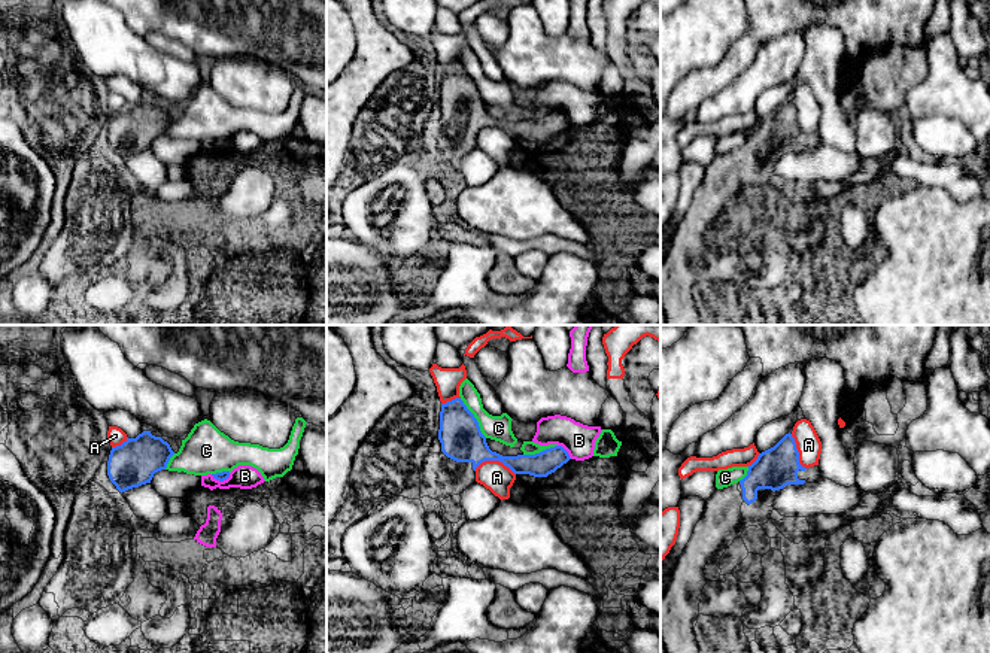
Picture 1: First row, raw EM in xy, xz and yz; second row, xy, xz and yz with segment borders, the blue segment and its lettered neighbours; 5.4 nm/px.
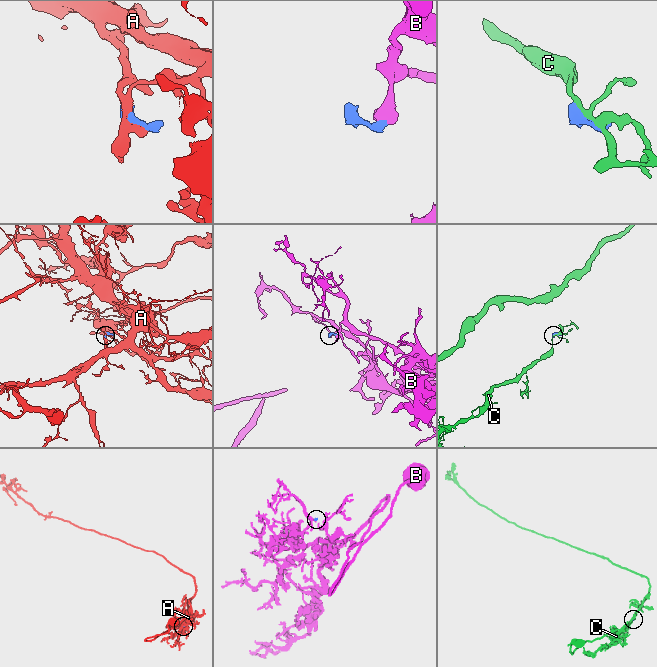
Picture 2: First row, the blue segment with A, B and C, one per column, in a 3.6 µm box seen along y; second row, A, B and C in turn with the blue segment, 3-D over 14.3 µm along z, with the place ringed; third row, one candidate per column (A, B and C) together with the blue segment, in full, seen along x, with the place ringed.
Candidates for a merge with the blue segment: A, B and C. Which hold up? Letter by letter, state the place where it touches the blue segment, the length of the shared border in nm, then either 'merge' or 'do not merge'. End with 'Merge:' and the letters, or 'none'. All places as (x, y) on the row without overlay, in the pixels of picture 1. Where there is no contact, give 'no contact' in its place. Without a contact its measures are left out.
A: xz (495, 125) | 220 nm | do not merge
B: xz (565, 117) | 110 nm | do not merge
C: xz (474, 84) | 260 nm | do not merge
Merge: none

